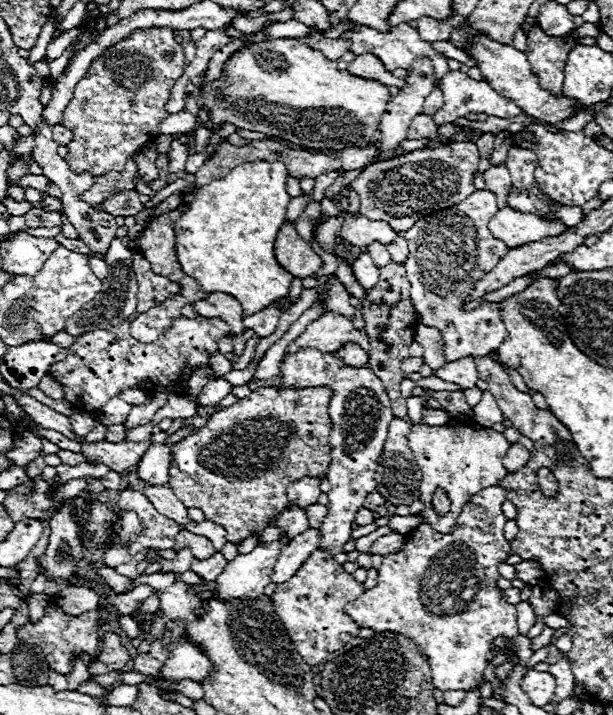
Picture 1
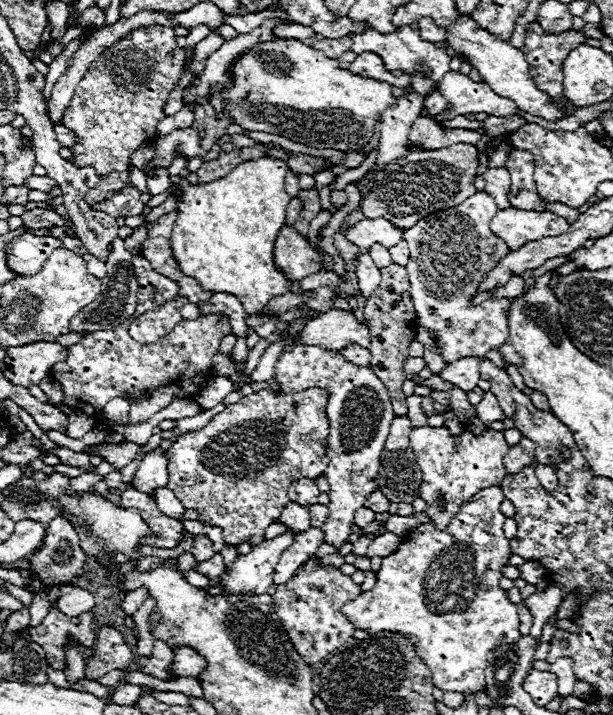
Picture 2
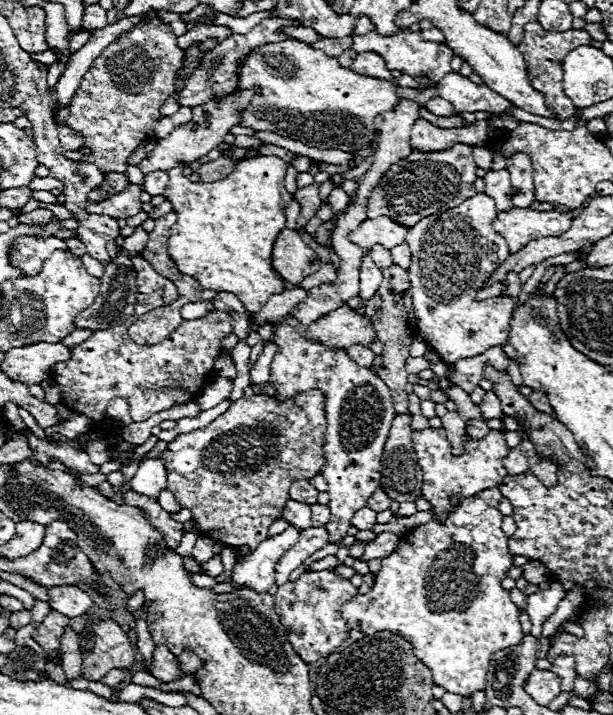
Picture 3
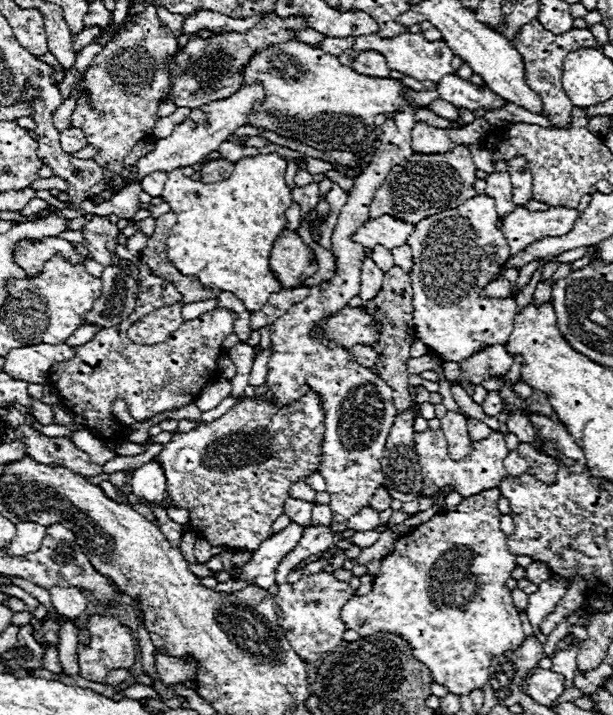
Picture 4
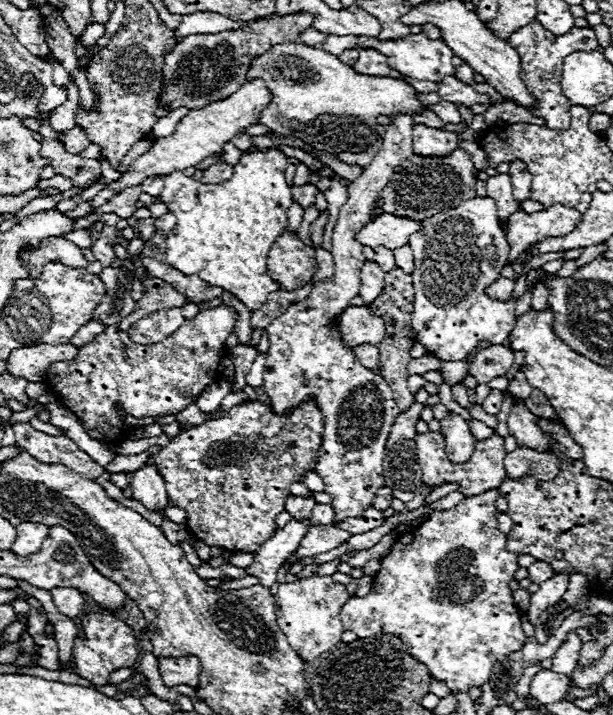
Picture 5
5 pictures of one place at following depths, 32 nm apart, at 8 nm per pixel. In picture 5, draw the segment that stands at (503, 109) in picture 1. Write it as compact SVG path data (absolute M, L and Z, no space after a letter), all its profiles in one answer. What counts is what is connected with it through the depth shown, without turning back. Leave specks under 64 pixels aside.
M446 76L438 84L438 94L440 94L440 98L444 98L452 104L464 104L466 108L472 108L476 104L488 104L488 106L494 104L488 94L478 94L472 86L464 84L456 76Z

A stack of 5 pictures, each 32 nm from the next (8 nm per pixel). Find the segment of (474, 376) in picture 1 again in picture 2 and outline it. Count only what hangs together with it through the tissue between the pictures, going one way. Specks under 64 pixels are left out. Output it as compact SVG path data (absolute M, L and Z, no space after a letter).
M460 358L456 362L446 364L446 368L438 376L446 382L456 384L466 392L466 390L472 390L480 380L478 366L480 366L480 358Z

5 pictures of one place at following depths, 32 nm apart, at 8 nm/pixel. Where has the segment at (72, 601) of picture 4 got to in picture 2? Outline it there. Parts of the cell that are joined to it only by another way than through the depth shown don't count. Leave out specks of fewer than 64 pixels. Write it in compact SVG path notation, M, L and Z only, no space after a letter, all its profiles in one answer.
M62 586L60 590L52 590L48 592L48 600L66 616L78 616L96 606L96 596L78 586Z

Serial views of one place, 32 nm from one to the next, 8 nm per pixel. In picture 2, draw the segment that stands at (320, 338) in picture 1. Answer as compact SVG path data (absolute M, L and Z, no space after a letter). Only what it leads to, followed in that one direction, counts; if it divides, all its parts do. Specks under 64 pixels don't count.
M328 310L306 324L296 344L320 346L324 350L342 350L348 344L360 344L362 348L368 348L370 332L366 322L364 324L356 322L354 314Z

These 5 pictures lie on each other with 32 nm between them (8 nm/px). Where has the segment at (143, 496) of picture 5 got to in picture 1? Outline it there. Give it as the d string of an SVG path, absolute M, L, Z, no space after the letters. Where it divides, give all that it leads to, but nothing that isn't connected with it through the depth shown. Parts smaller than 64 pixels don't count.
M154 444L140 462L140 476L150 484L168 484L168 466L172 462L170 446Z

